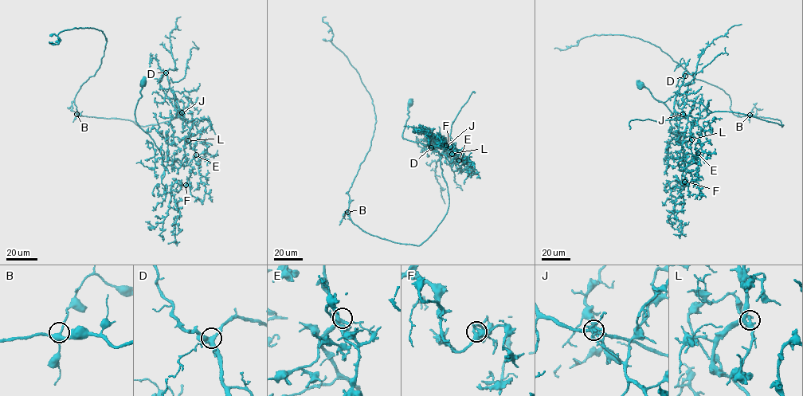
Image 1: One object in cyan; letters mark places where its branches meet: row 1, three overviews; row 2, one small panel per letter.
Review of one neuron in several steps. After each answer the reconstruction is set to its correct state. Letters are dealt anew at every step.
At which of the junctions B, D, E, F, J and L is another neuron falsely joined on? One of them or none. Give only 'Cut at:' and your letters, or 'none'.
Cut at: J

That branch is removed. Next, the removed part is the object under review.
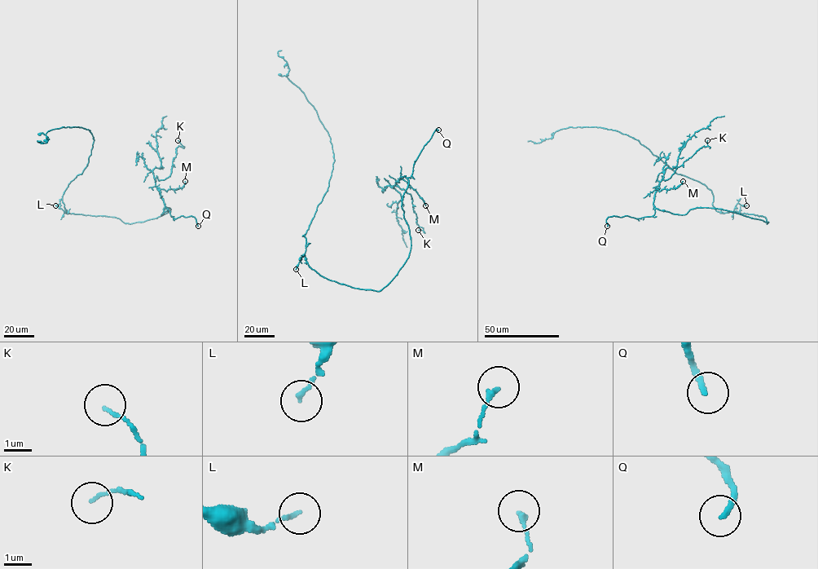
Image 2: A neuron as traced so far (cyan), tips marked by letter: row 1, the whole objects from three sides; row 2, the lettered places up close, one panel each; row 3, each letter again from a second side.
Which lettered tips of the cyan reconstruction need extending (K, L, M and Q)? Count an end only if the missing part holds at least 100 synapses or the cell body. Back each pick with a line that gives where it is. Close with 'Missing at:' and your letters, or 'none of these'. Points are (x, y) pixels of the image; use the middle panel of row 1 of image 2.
Q: (438, 130)
Missing at: Q

